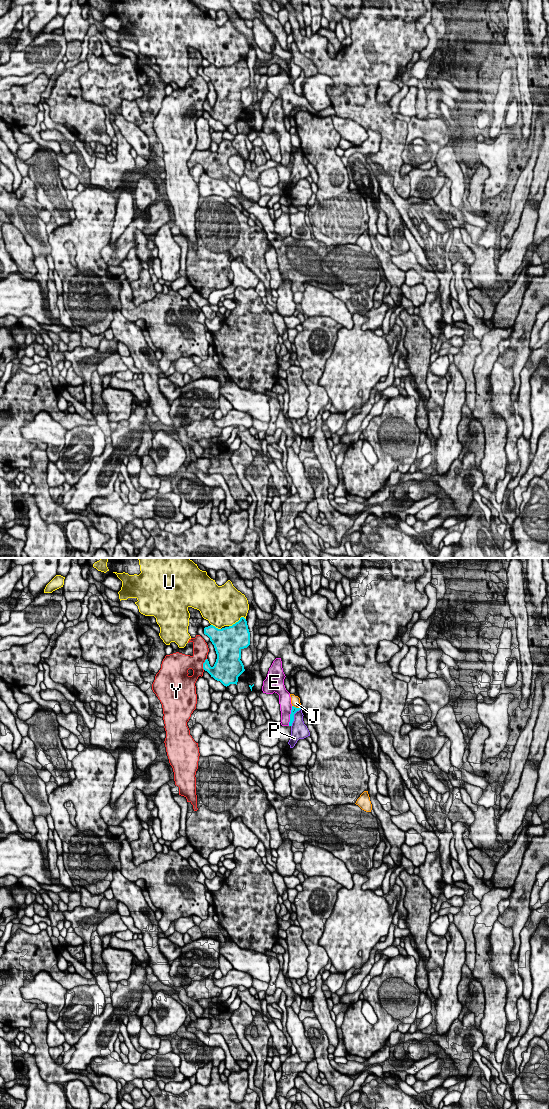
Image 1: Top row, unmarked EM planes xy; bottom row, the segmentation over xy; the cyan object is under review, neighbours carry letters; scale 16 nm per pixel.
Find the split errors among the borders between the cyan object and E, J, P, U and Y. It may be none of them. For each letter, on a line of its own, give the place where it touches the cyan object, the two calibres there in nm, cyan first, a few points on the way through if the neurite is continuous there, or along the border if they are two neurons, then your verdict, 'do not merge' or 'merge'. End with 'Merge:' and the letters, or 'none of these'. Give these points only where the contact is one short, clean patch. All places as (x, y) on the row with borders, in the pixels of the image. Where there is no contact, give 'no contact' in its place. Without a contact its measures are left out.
E: xy (290, 716) | 90/190 nm | do not merge
J: xy (295, 707) | 90/160 nm | do not merge
P: xy (293, 717) | 90/280 nm | do not merge
U: xy (238, 621) | 400/480 nm | do not merge
Y: xy (203, 664) | 200/260 nm | do not merge
Merge: none of these

